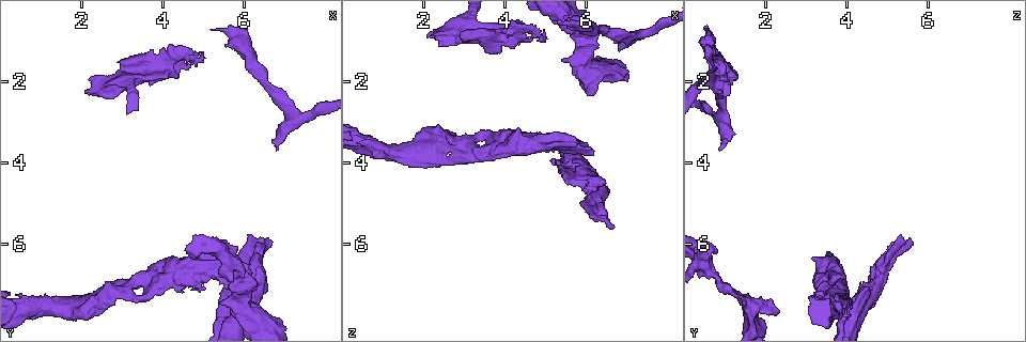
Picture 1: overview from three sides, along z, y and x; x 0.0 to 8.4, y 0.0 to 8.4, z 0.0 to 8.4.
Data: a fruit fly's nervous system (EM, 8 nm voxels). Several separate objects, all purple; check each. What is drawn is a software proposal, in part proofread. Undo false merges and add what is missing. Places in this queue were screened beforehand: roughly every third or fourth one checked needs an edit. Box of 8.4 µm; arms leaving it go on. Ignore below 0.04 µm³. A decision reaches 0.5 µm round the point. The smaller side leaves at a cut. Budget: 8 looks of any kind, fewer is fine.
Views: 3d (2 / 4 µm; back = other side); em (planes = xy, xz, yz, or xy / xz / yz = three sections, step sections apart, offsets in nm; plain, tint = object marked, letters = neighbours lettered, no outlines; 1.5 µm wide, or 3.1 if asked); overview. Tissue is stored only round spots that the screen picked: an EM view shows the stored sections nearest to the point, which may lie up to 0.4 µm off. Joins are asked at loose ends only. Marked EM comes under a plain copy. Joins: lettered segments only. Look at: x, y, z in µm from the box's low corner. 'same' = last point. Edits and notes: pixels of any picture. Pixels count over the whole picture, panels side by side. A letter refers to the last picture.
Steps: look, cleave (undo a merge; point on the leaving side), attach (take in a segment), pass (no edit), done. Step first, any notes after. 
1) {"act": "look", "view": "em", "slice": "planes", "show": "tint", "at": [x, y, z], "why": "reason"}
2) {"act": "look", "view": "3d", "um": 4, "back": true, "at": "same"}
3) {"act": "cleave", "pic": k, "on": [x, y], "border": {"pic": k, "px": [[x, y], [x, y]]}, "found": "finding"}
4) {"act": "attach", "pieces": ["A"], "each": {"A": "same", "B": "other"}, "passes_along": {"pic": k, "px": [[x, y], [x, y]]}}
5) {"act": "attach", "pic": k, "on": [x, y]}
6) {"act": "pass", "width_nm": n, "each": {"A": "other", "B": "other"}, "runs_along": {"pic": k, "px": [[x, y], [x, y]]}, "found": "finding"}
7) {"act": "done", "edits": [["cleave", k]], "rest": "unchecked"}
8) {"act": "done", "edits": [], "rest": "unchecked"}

{"act": "look", "view": "em", "slice": "xy", "step": 8, "show": "letters", "at": [5.50, 7.10, 4.50], "why": "an open end"}

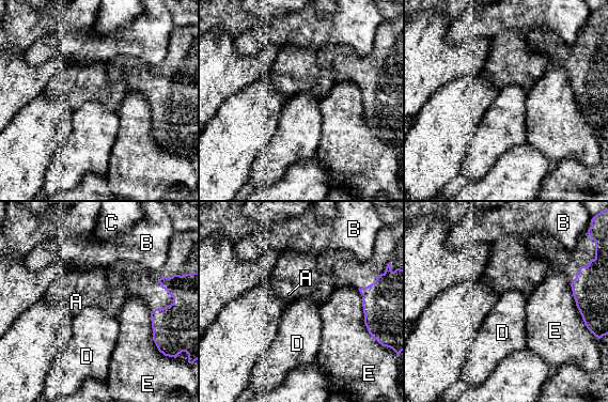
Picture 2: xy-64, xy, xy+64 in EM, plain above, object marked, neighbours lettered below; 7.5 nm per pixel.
{"act": "look", "view": "em", "slice": "yz", "step": 8, "show": "letters", "at": "same"}

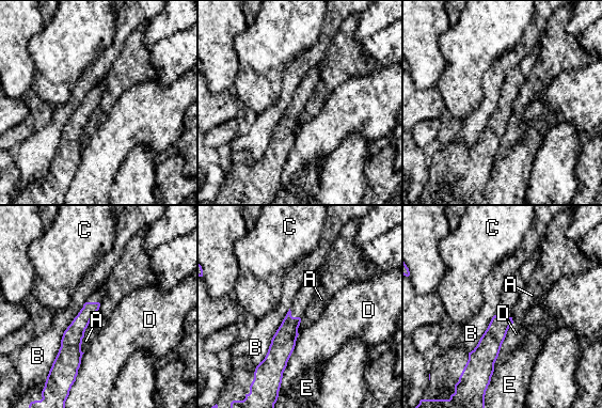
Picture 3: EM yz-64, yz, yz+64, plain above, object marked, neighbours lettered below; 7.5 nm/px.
{"act": "pass", "each": {"A": "other", "B": "other", "C": "other", "D": "other", "E": "other"}, "runs_along": {"pic": 3, "px": [[96, 304], [72, 338], [70, 366]]}, "found": "no lettered segment goes on from it"}

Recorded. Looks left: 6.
{"act": "look", "view": "3d", "um": 4, "at": [6.75, 5.90, 5.60], "why": "branch stops here"}

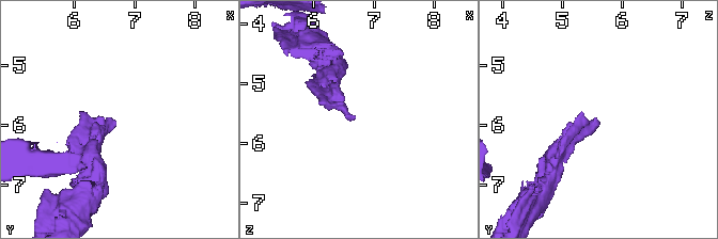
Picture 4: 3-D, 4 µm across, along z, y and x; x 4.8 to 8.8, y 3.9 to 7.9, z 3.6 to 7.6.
{"act": "look", "view": "em", "slice": "yz", "step": 4, "show": "letters", "at": [6.70, 5.90, 5.60], "why": "need the tissue"}

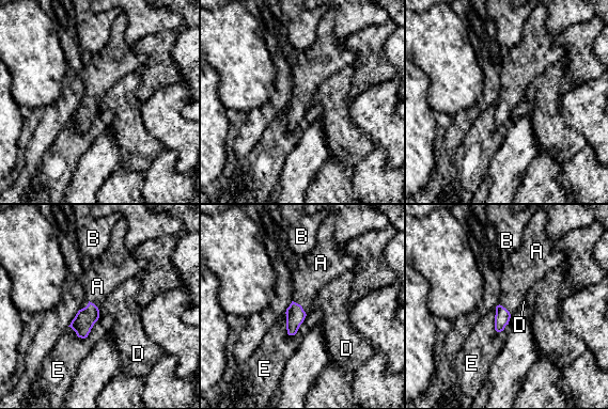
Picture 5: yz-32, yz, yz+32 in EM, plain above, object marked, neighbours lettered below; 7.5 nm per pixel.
{"act": "attach", "pieces": ["A"], "longest_contact_nm": ["E", 190], "each": {"A": "same", "B": "other", "D": "other", "E": "other"}, "found": "it goes on there"}

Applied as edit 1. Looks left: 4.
{"act": "look", "view": "overview"}

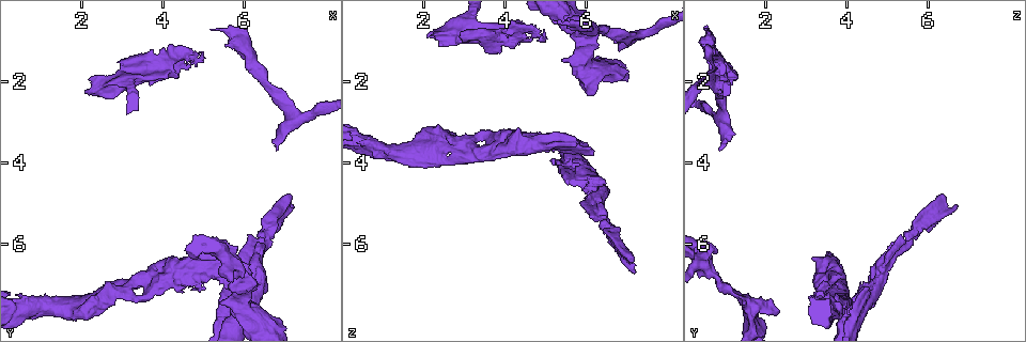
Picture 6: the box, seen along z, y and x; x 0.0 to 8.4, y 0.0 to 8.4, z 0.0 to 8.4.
{"act": "look", "view": "3d", "um": 2, "at": [6.30, 7.00, 0.90], "why": "an open end"}

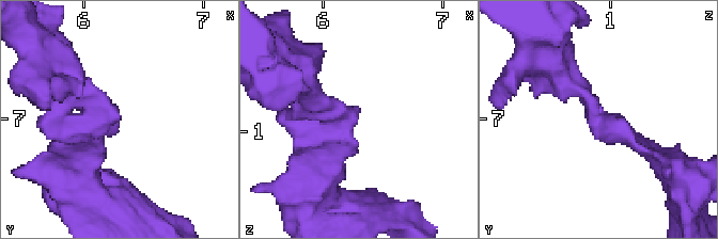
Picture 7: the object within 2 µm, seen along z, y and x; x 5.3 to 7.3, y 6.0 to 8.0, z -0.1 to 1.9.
{"act": "look", "view": "em", "slice": "planes", "show": "letters", "at": [6.26, 7.02, 0.84], "why": "shape alone is not enough"}

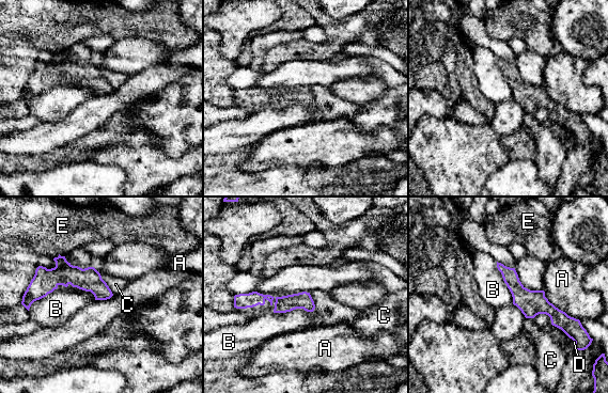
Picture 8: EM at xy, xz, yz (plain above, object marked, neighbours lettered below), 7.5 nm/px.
{"act": "pass", "each": {"A": "other", "B": "other", "C": "other", "D": "other", "E": "other"}, "border": {"pic": 8, "px": [[99, 273], [113, 295]]}, "found": "no lettered segment goes on from it"}

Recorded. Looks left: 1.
{"act": "done", "edits": [["attach", 5]], "rest": "unchecked"}

